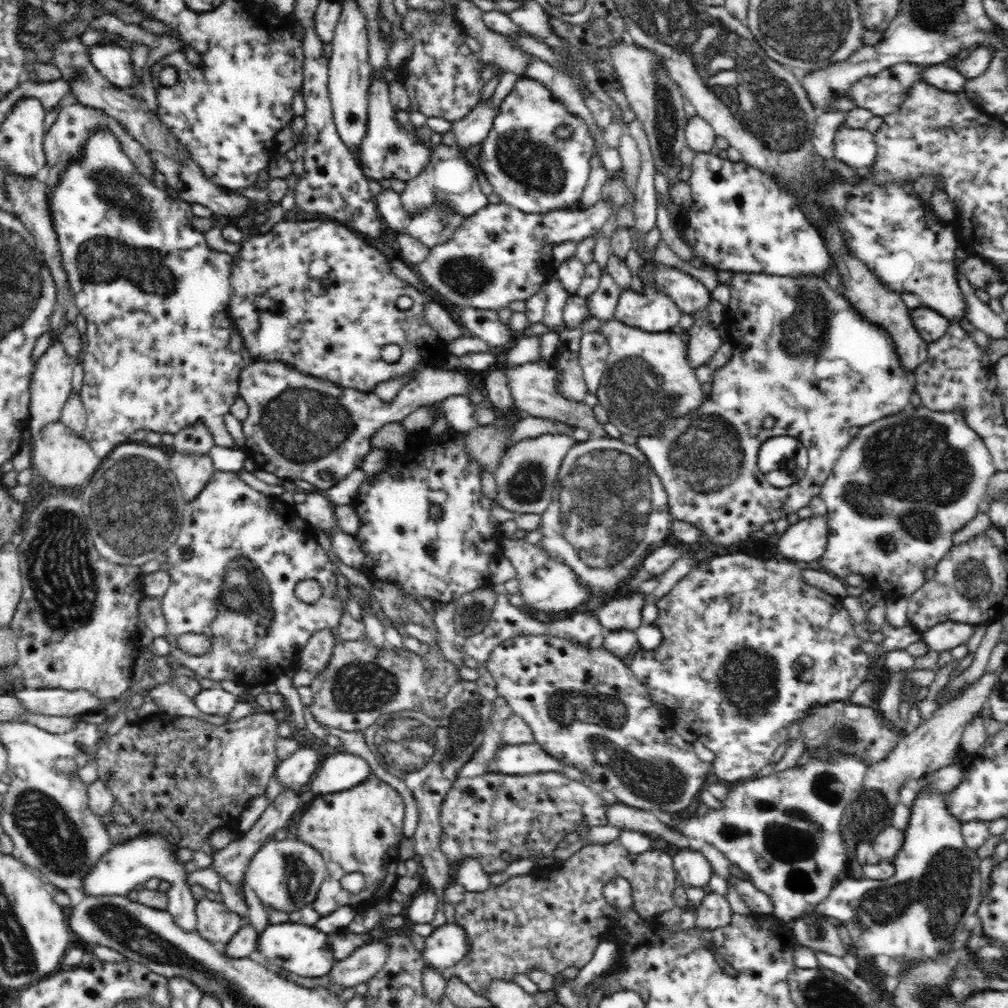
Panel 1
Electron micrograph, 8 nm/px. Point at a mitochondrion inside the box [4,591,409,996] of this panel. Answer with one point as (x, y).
(43, 825)

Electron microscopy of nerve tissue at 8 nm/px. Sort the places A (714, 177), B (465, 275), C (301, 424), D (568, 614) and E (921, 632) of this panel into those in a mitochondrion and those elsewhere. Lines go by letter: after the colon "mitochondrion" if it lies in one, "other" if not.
A: other
B: mitochondrion
C: mitochondrion
D: other
E: other

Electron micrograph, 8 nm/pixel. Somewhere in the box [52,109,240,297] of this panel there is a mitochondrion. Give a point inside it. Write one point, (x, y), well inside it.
(115, 186)

